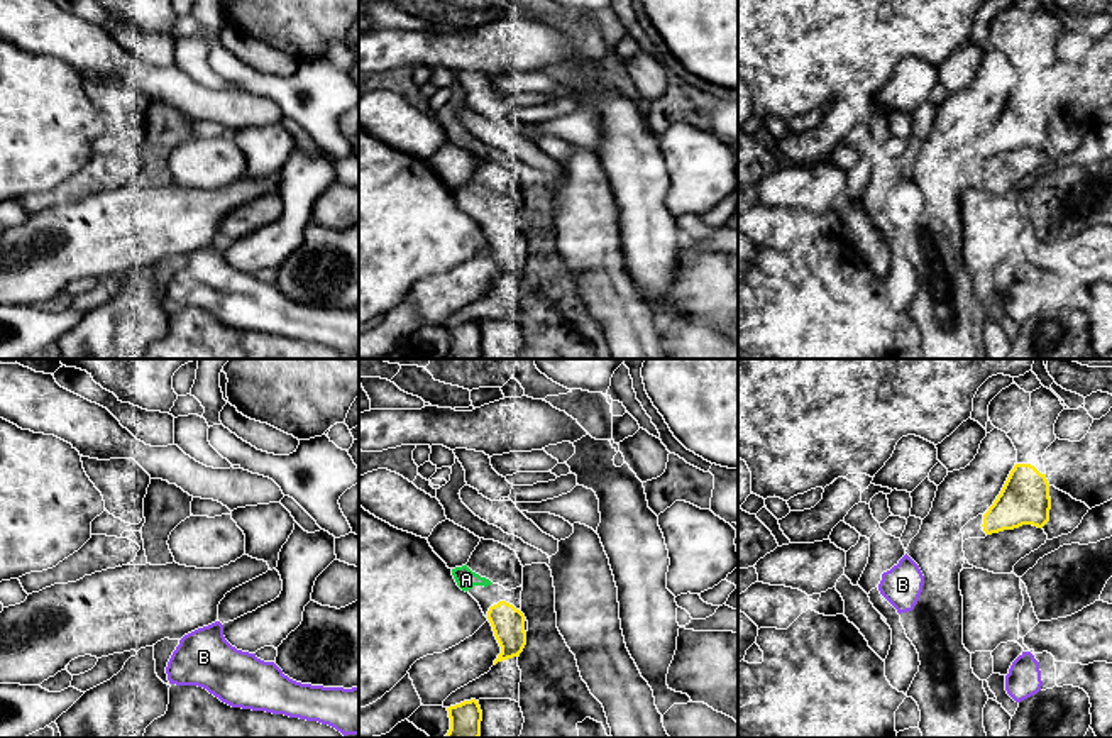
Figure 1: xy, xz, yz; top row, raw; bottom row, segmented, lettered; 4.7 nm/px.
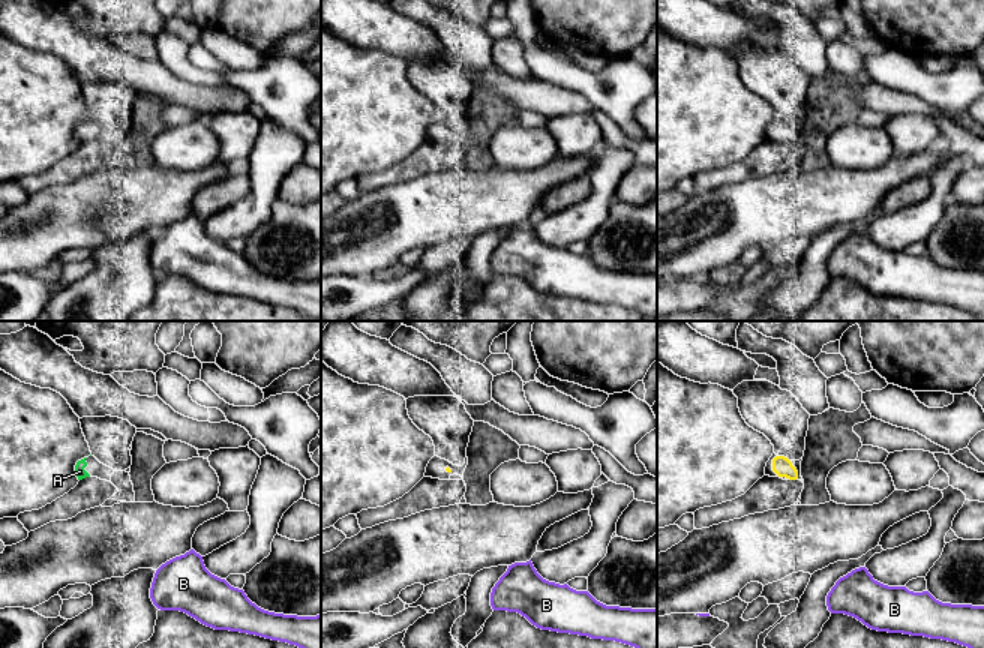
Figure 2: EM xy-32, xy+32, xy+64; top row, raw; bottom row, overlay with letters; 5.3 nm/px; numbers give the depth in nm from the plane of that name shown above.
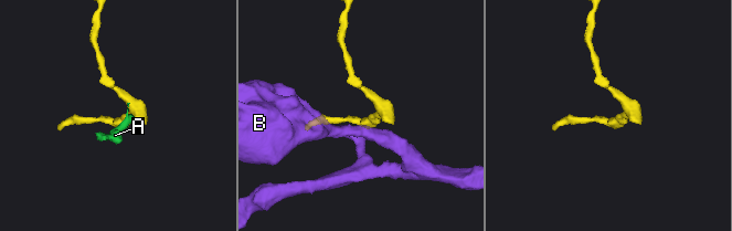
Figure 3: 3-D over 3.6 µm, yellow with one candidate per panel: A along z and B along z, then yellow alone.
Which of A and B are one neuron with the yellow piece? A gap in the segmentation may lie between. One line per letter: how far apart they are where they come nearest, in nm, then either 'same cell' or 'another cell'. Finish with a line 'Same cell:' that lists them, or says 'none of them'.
A: 90 nm | same cell
B: 360 nm | another cell
Same cell: A

